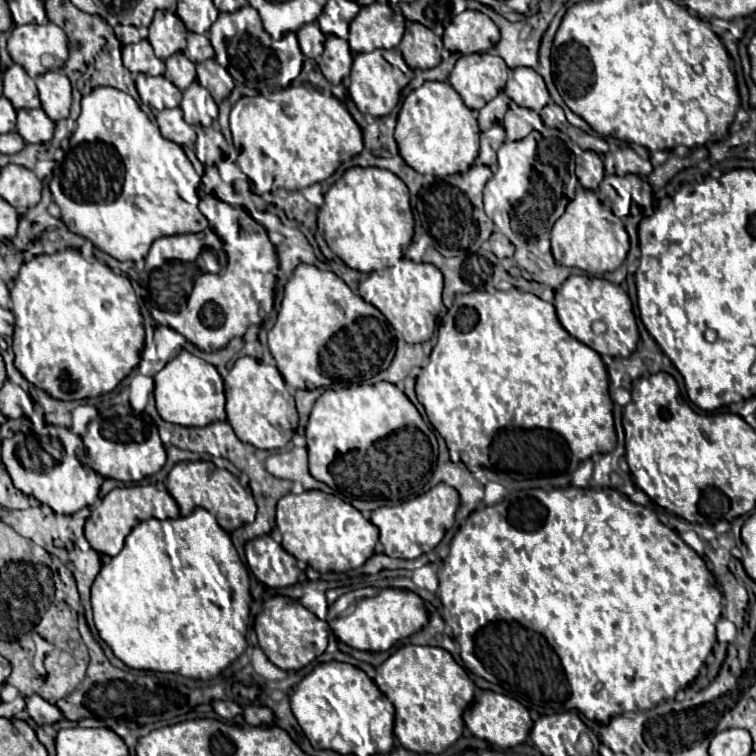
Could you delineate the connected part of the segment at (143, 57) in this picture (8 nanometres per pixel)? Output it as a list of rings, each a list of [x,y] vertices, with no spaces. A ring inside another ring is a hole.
[[[147,39],[125,45],[123,47],[123,65],[131,73],[145,73],[145,75],[163,75],[165,61],[153,53],[153,47]]]

